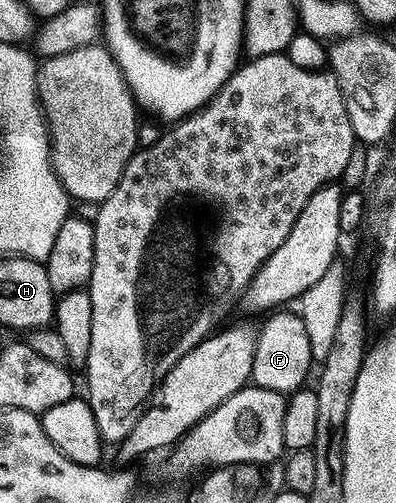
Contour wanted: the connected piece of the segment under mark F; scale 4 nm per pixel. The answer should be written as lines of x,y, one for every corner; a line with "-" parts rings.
279,308
268,313
262,319
263,327
258,327
255,335
255,351
253,352
253,368
251,382
254,385
272,390
284,396
290,396
304,385
303,382
313,370
313,359
310,352
309,339
298,313
291,314
287,308

